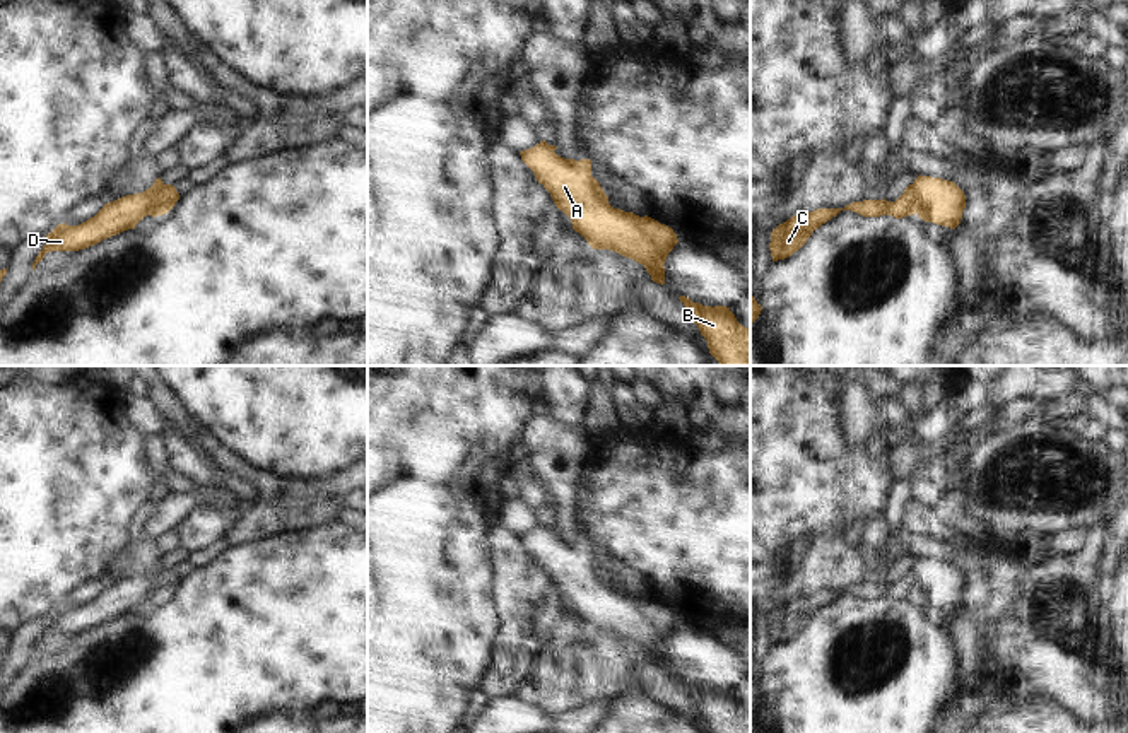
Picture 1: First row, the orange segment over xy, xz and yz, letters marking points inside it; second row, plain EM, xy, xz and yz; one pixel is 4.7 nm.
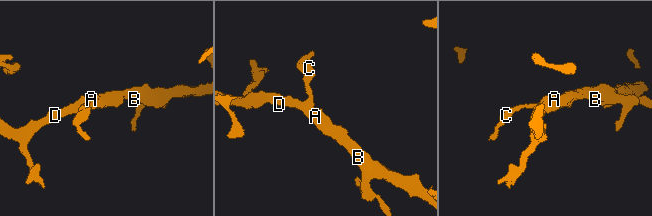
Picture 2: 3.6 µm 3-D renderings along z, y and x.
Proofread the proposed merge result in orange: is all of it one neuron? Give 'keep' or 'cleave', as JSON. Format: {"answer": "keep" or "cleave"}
{"answer": "keep"}

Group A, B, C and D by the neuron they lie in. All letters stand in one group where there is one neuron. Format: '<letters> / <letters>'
A B C D

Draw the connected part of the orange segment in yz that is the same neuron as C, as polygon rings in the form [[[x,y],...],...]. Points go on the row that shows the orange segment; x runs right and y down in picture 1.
[[[918,176],[913,185],[896,202],[863,200],[844,208],[817,208],[808,214],[793,215],[771,232],[773,261],[784,260],[798,251],[815,229],[836,217],[841,210],[851,210],[863,217],[892,215],[902,219],[918,215],[925,222],[933,222],[955,229],[966,208],[966,195],[954,183],[942,178]]]

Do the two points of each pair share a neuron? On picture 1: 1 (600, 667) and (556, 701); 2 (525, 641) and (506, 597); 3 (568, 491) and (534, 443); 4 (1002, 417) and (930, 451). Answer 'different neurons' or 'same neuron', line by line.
1: same neuron
2: same neuron
3: same neuron
4: same neuron

